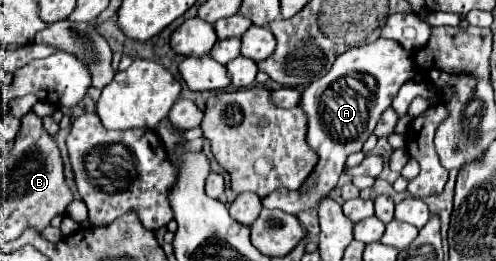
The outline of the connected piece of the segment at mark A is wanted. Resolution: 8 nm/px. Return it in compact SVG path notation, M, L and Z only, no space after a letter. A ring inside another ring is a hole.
M378 38L370 44L350 48L340 54L332 70L320 80L312 82L300 94L300 108L308 118L308 146L318 154L318 162L308 176L308 180L298 190L274 190L262 198L264 208L278 208L288 214L298 214L300 210L316 210L322 198L336 186L342 170L346 168L346 158L354 152L360 152L368 136L372 134L382 112L392 104L394 94L400 86L414 76L414 62L410 52L398 46L392 40ZM310 194L316 194L310 198Z

